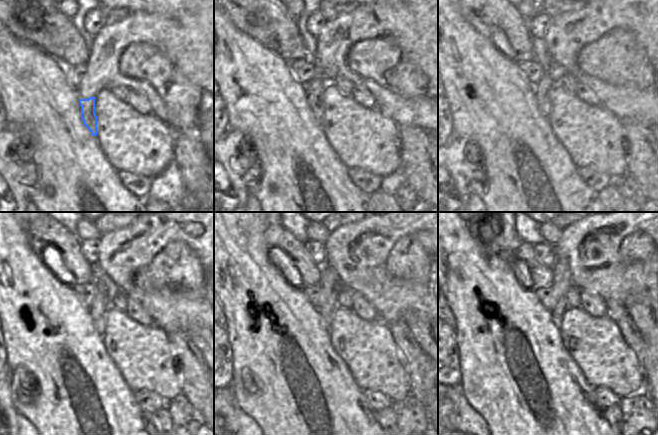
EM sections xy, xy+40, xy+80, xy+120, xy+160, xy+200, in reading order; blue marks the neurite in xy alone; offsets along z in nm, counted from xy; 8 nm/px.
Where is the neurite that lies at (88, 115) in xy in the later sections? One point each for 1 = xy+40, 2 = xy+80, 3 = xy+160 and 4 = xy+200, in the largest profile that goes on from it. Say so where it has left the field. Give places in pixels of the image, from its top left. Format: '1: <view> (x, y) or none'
1: xy+40 (315, 88)
2: xy+80 (552, 76)
3: xy+160 (331, 286)
4: xy+200 (562, 281)

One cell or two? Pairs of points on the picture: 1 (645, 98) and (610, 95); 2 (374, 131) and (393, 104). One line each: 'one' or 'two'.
1: one
2: two

